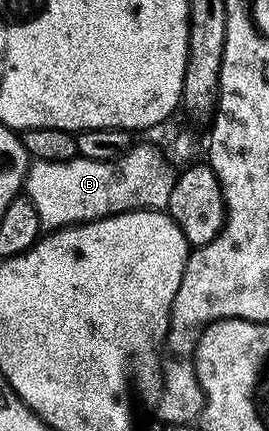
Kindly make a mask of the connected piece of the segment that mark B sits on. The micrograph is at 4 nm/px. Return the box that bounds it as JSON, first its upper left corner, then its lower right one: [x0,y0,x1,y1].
[23,143,177,229]

